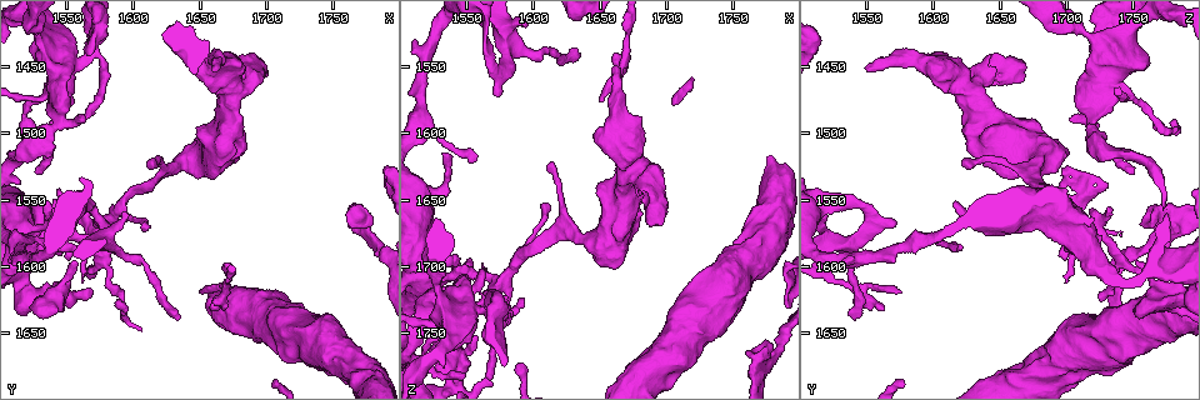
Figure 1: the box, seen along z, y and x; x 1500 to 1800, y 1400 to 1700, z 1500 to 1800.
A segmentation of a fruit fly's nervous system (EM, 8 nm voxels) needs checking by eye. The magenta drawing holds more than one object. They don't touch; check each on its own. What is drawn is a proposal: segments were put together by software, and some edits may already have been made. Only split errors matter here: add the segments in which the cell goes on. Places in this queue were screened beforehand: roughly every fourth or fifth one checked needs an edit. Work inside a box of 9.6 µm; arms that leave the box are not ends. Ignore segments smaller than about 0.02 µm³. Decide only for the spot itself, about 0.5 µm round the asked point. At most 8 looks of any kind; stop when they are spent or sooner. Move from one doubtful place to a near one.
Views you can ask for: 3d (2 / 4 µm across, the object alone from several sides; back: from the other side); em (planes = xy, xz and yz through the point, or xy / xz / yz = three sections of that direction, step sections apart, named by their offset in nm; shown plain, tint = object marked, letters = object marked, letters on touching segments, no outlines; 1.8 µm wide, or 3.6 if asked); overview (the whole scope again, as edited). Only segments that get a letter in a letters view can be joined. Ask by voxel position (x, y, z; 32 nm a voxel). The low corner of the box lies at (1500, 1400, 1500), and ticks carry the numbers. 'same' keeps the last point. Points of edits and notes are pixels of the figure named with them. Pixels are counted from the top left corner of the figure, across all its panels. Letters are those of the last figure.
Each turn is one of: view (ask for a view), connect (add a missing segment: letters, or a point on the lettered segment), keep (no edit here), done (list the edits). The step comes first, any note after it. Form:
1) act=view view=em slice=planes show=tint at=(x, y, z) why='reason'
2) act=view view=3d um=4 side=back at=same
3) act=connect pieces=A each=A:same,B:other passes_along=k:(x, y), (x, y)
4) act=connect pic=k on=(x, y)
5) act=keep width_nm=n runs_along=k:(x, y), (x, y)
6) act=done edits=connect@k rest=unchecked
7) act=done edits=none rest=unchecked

act=view view=3d um=4 at=(1662, 1452, 1548) why='an open end'

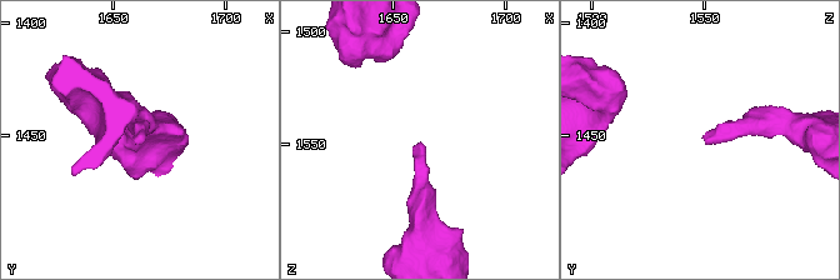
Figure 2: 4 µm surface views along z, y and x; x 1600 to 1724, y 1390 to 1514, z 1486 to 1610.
act=view view=em slice=planes show=plain at=(1660, 1452, 1551) why='now the EM'

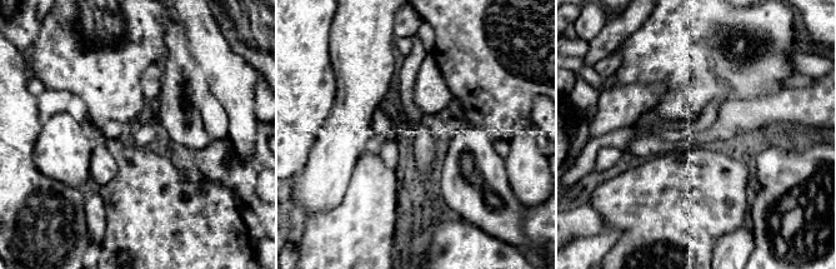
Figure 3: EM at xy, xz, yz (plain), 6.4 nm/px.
act=view view=em slice=planes show=letters at=same why='see the neighbours'

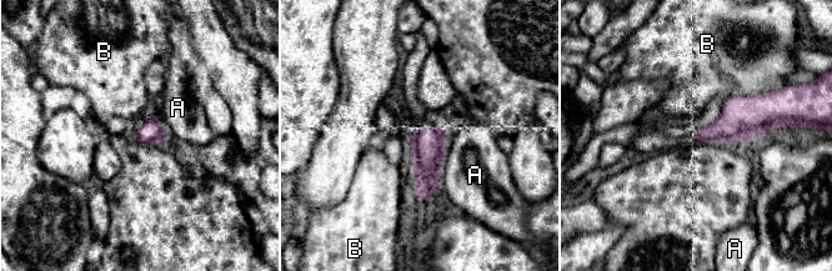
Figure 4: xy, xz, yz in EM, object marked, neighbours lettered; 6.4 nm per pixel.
act=keep each=A:other,B:other border=4:(775, 90), (733, 95), (725, 101) found='no lettered segment goes on from it'

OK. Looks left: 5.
act=view view=em slice=planes show=plain at=(1526, 1528, 1748) why='branch stops here'

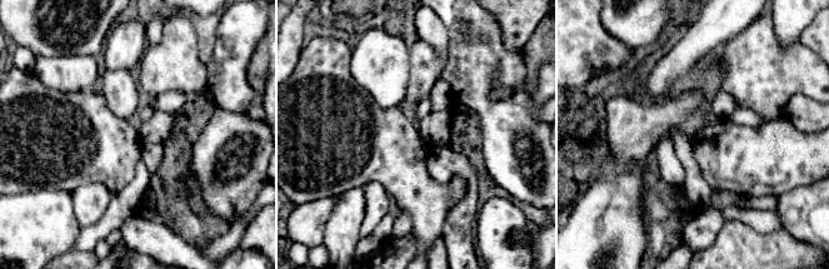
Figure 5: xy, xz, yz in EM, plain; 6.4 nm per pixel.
act=view view=em slice=planes show=letters at=same why='see the neighbours'

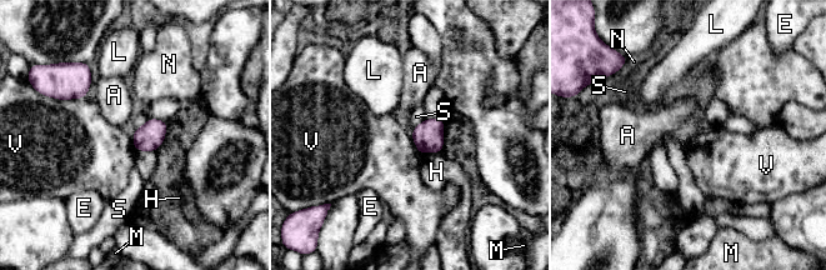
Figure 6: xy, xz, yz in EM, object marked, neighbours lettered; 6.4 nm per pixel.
act=keep each=A:other,E:other,H:other,L:other,M:other,N:other,S:other,V:other found='none of them fits'

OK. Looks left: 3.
act=view view=em um=3.6 slice=yz step=16 show=letters at=(1776, 1564, 1756) why='free end'

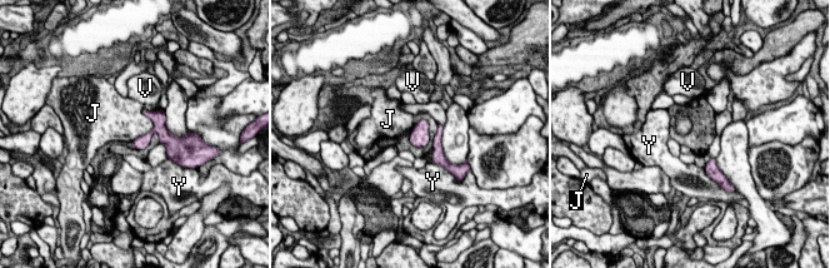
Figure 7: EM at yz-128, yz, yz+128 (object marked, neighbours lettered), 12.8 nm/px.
act=view view=em um=3.6 slice=planes show=letters at=same

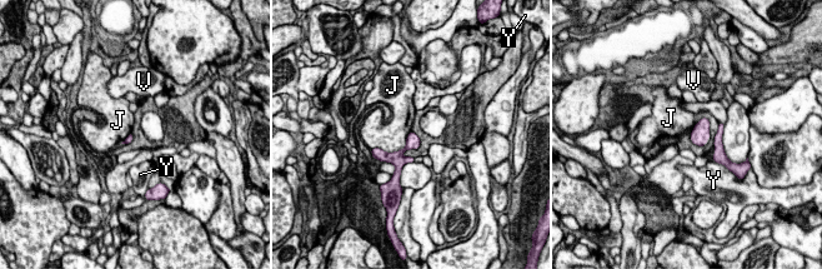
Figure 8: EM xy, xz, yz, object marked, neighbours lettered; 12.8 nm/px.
act=keep longest_contact=J:550nm each=J:other,V:other,Y:other border=8:(411, 131), (397, 150), (372, 149) found='no lettered segment goes on from it'

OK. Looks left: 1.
act=done edits=none rest=unchecked

